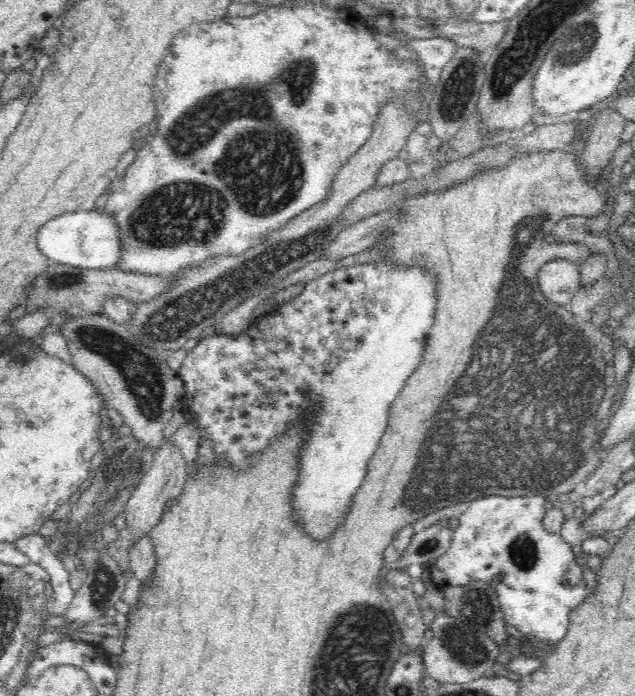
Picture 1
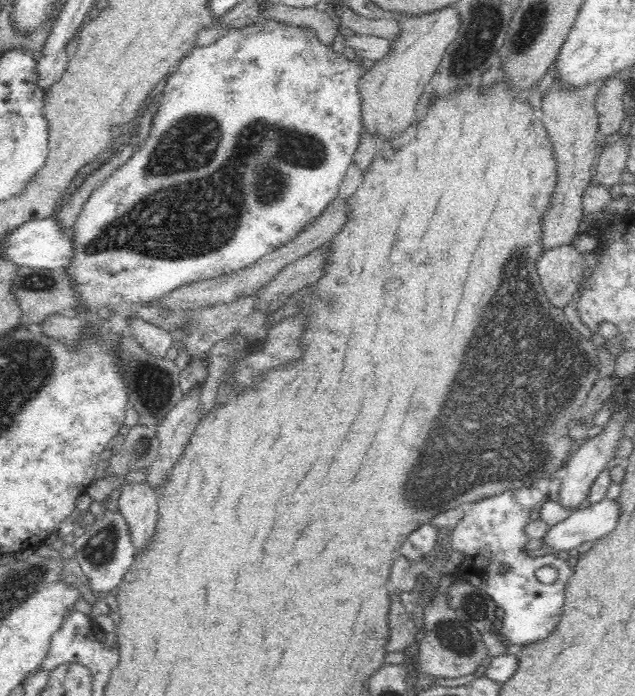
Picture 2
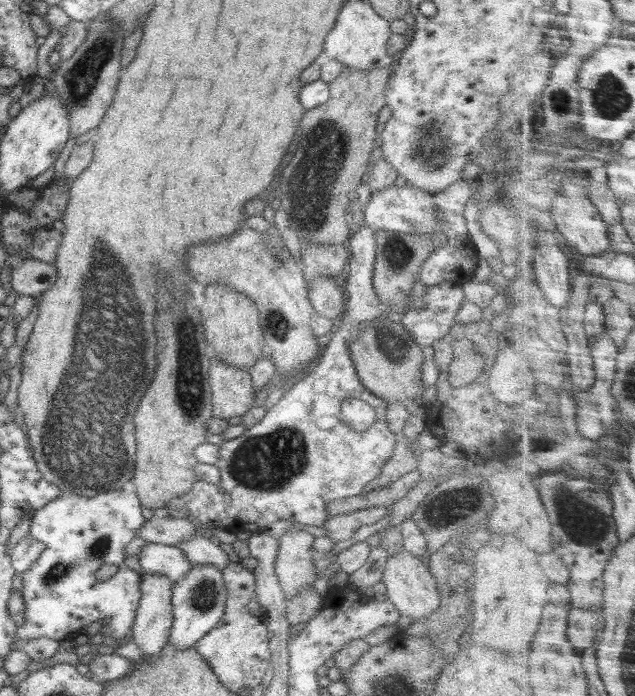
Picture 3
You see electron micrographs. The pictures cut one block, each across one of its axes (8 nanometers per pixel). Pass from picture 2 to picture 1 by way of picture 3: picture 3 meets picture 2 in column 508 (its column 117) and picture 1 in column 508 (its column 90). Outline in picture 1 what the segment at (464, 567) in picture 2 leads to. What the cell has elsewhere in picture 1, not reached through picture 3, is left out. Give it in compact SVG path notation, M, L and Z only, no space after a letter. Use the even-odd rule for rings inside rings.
M498 495L485 496L484 498L478 498L478 500L469 502L467 510L459 516L459 524L452 533L449 549L427 566L430 575L432 575L434 585L441 589L444 589L447 586L466 586L477 581L492 585L490 587L497 593L497 599L500 601L501 611L504 613L503 617L506 623L517 628L518 632L521 632L521 636L523 634L528 634L528 636L534 636L534 638L538 638L538 640L541 640L543 643L557 643L567 633L570 624L570 611L586 598L589 590L588 587L586 587L587 584L584 580L582 568L576 563L576 560L574 560L574 553L572 553L571 545L566 543L560 534L548 532L543 527L543 518L548 512L548 508L552 502L553 501L550 503L546 502L544 496L515 496L506 498ZM497 575L502 576L502 579L498 582L496 582Z

